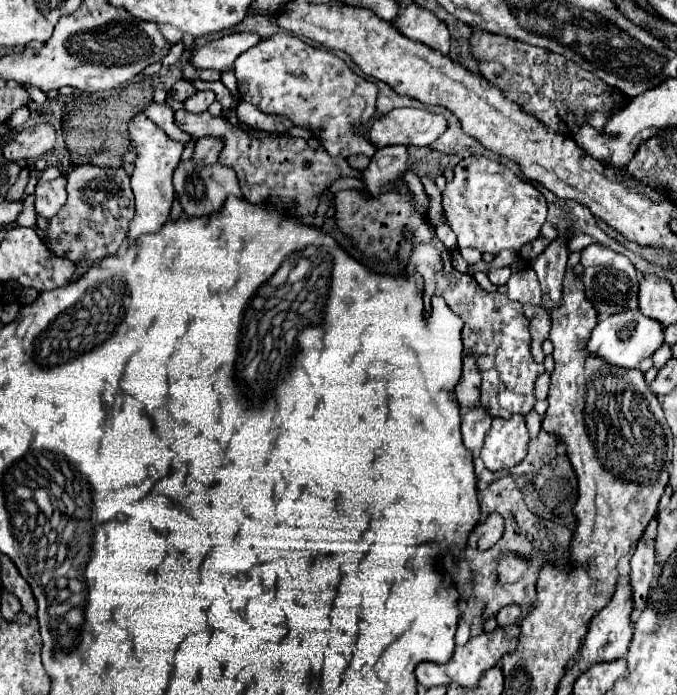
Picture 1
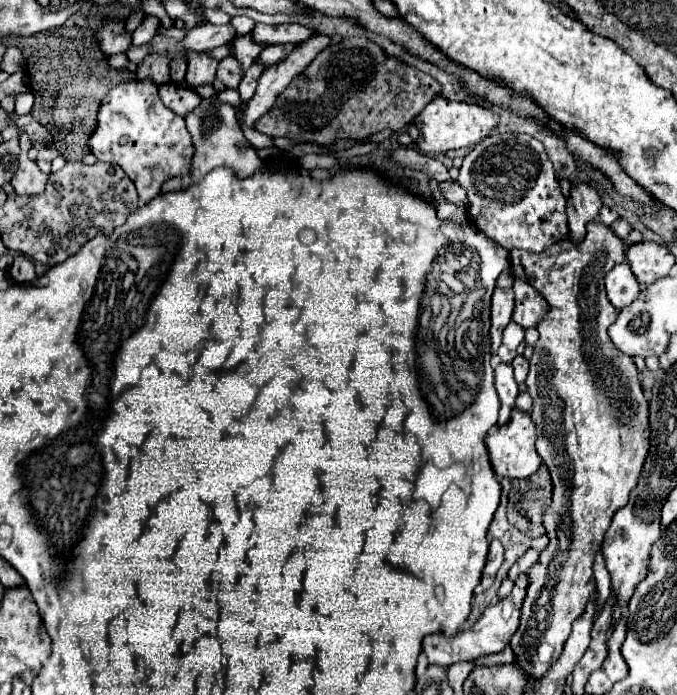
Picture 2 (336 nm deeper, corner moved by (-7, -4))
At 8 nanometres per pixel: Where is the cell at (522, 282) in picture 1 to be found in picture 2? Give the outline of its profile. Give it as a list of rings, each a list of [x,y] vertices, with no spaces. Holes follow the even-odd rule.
[[[589,221],[587,223],[587,233],[585,237],[579,241],[579,243],[573,243],[569,237],[563,237],[561,241],[557,241],[557,245],[551,245],[549,249],[541,251],[541,253],[529,253],[529,251],[521,251],[519,253],[519,259],[521,259],[521,267],[523,267],[523,277],[541,293],[541,297],[547,301],[549,309],[543,316],[541,322],[537,325],[537,331],[539,331],[539,341],[535,343],[533,347],[533,355],[529,359],[529,375],[527,375],[527,391],[529,395],[533,397],[533,409],[531,409],[531,419],[535,423],[535,429],[537,429],[537,453],[543,461],[543,465],[549,469],[549,475],[551,475],[551,483],[553,483],[553,503],[551,507],[545,511],[543,515],[543,527],[547,531],[547,537],[549,537],[549,545],[541,551],[537,563],[527,571],[529,573],[529,587],[527,587],[527,597],[525,597],[525,603],[523,603],[523,613],[521,613],[521,625],[519,629],[515,631],[515,635],[511,637],[511,647],[515,651],[515,657],[517,657],[517,663],[521,665],[521,669],[529,675],[529,679],[539,679],[549,667],[551,663],[561,655],[563,651],[563,645],[565,645],[565,639],[569,637],[571,633],[571,625],[573,621],[585,611],[585,605],[595,589],[595,577],[593,577],[593,559],[595,559],[595,553],[601,549],[601,543],[603,543],[603,535],[605,531],[609,529],[611,525],[611,519],[613,519],[613,513],[625,505],[625,501],[629,499],[629,491],[633,489],[633,485],[637,485],[637,477],[641,473],[641,465],[645,463],[645,457],[647,457],[647,451],[649,451],[649,403],[641,391],[641,383],[639,383],[639,371],[635,369],[635,363],[629,355],[621,353],[619,349],[615,349],[615,345],[609,341],[609,335],[607,335],[607,327],[615,321],[617,317],[617,311],[613,309],[613,305],[609,305],[609,299],[605,297],[605,285],[603,285],[603,277],[619,263],[625,263],[625,243],[613,233],[611,227],[603,225],[601,221]]]

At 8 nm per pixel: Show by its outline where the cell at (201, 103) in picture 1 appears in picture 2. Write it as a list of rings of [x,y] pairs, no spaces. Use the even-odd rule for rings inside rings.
[[[187,51],[187,83],[191,85],[201,85],[201,83],[211,83],[215,79],[219,61],[209,57],[207,53],[195,53]]]

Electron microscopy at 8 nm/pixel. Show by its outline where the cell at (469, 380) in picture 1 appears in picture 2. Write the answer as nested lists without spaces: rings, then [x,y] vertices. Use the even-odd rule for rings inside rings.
[[[497,287],[491,299],[491,341],[493,341],[493,353],[501,345],[501,335],[507,323],[511,321],[513,313],[513,289],[501,289]]]

